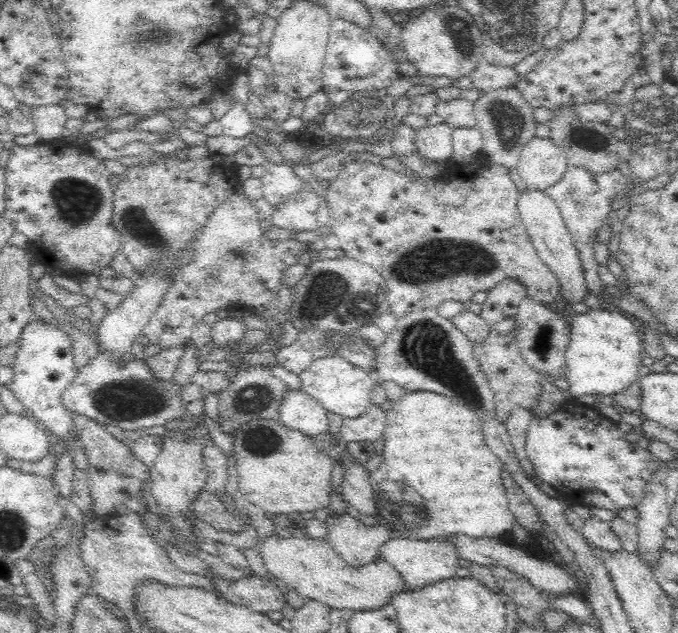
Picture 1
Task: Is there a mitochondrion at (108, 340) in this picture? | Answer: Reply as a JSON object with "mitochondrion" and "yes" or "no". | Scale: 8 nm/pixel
{"mitochondrion":"no"}

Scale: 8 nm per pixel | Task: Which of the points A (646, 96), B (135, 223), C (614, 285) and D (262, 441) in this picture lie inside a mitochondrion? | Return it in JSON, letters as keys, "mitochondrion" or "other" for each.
{"A":"mitochondrion","B":"mitochondrion","C":"other","D":"mitochondrion"}

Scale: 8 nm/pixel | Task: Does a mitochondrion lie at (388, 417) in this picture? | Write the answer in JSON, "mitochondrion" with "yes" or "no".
{"mitochondrion":"no"}

